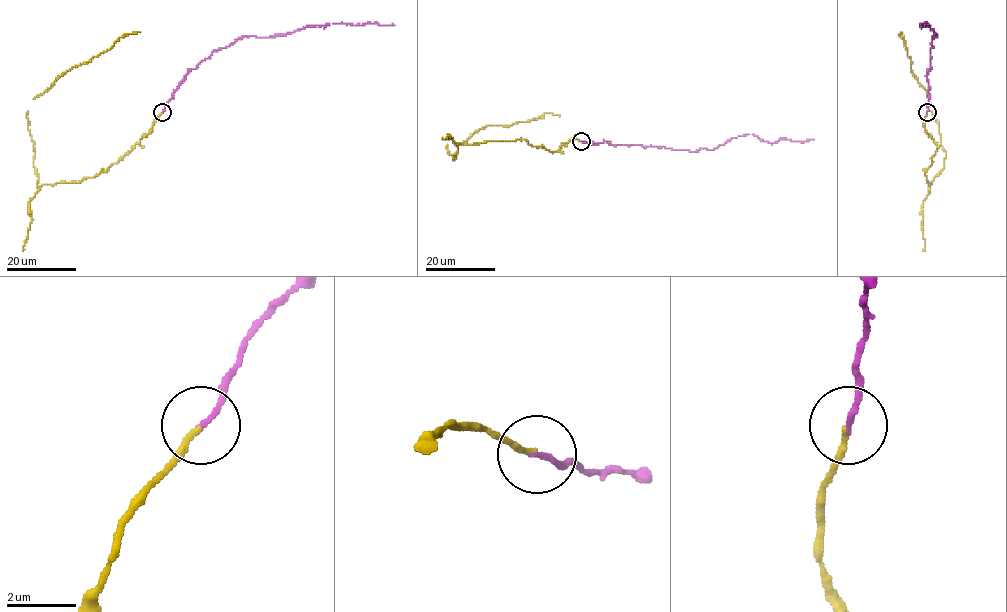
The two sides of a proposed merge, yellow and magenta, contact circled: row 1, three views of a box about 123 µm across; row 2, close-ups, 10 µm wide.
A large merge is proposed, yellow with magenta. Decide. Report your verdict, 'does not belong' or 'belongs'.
belongs

